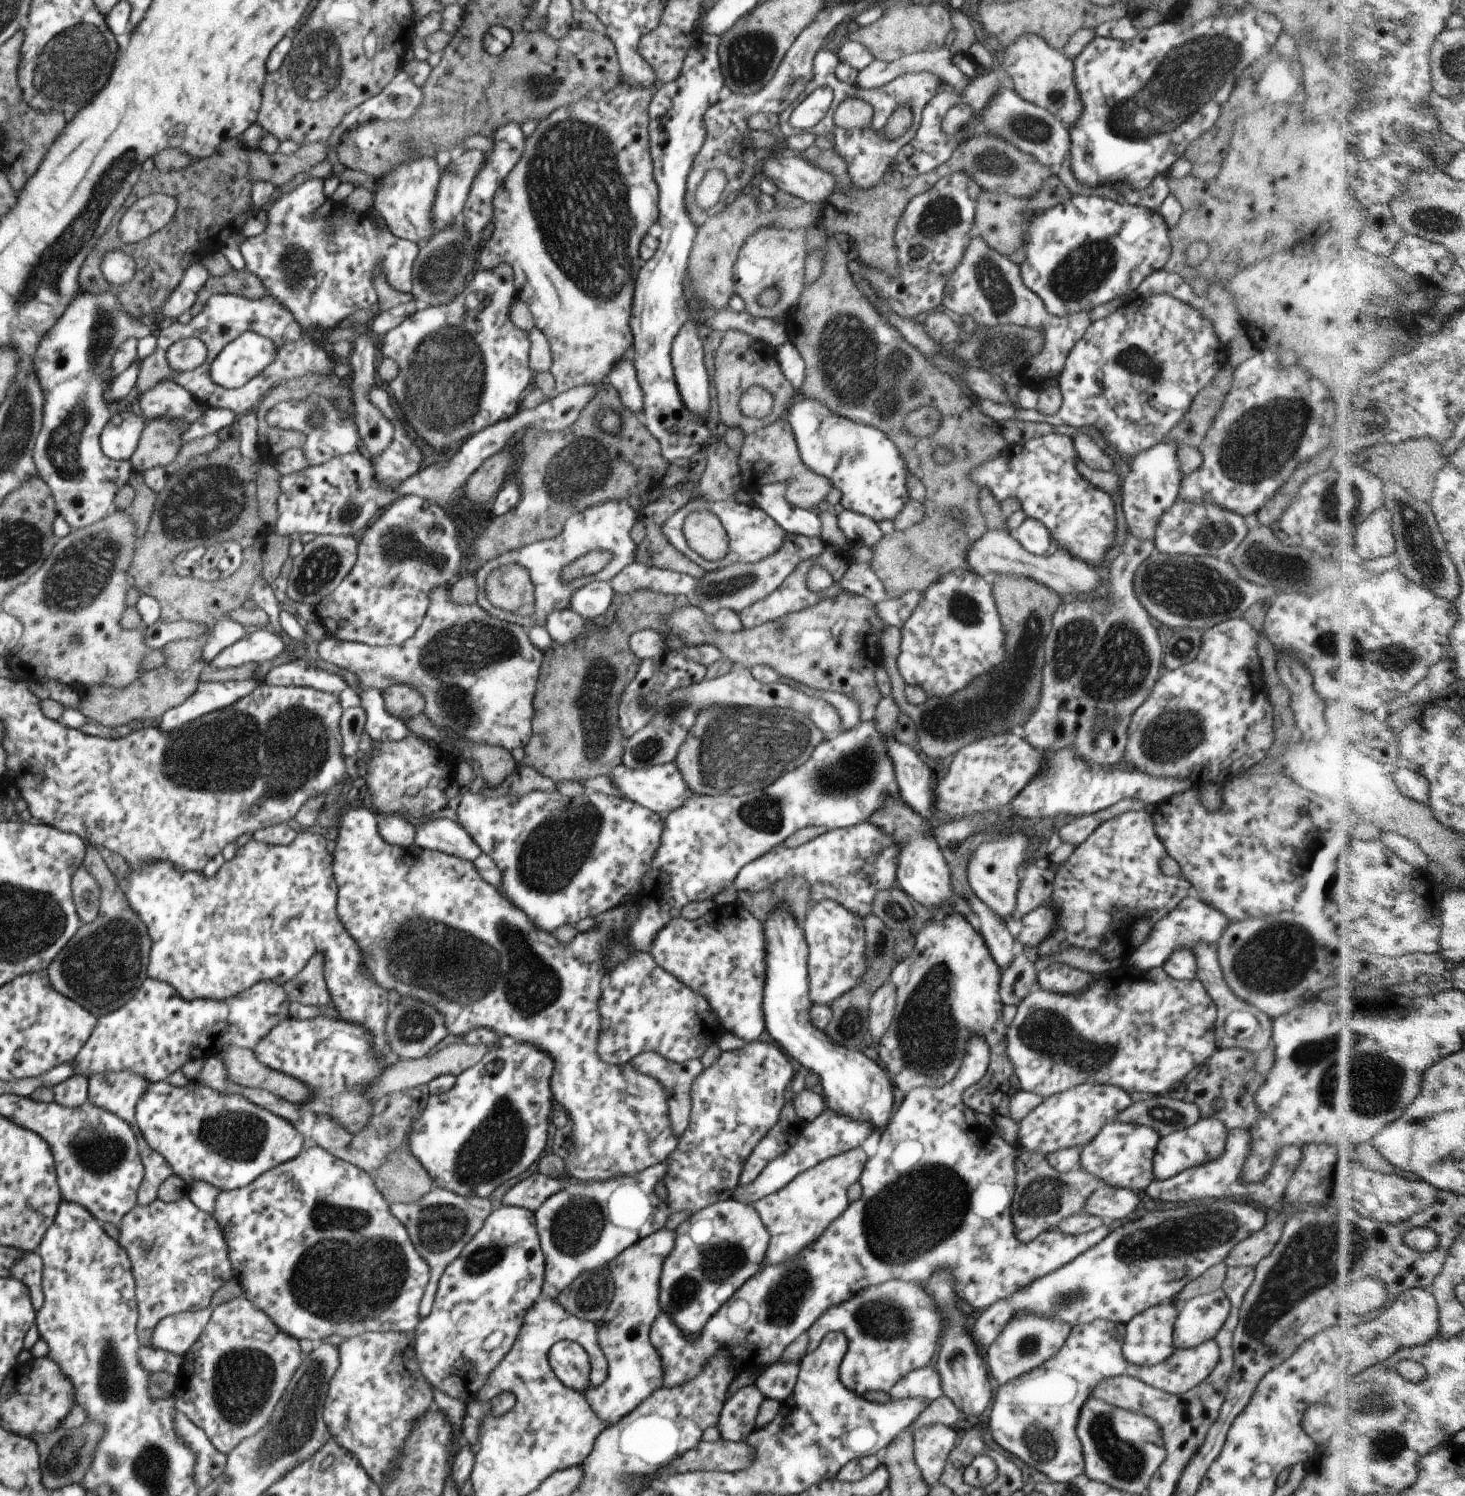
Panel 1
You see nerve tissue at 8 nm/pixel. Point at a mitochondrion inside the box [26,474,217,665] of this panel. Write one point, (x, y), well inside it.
(78, 576)

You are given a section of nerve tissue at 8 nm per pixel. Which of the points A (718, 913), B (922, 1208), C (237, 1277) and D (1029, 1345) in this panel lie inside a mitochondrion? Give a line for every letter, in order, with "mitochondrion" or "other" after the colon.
A: other
B: mitochondrion
C: other
D: mitochondrion

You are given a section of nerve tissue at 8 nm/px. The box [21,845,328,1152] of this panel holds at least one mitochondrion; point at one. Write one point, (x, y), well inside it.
(101, 970)

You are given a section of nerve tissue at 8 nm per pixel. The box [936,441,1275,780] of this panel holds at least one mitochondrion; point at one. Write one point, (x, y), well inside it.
(1108, 664)

